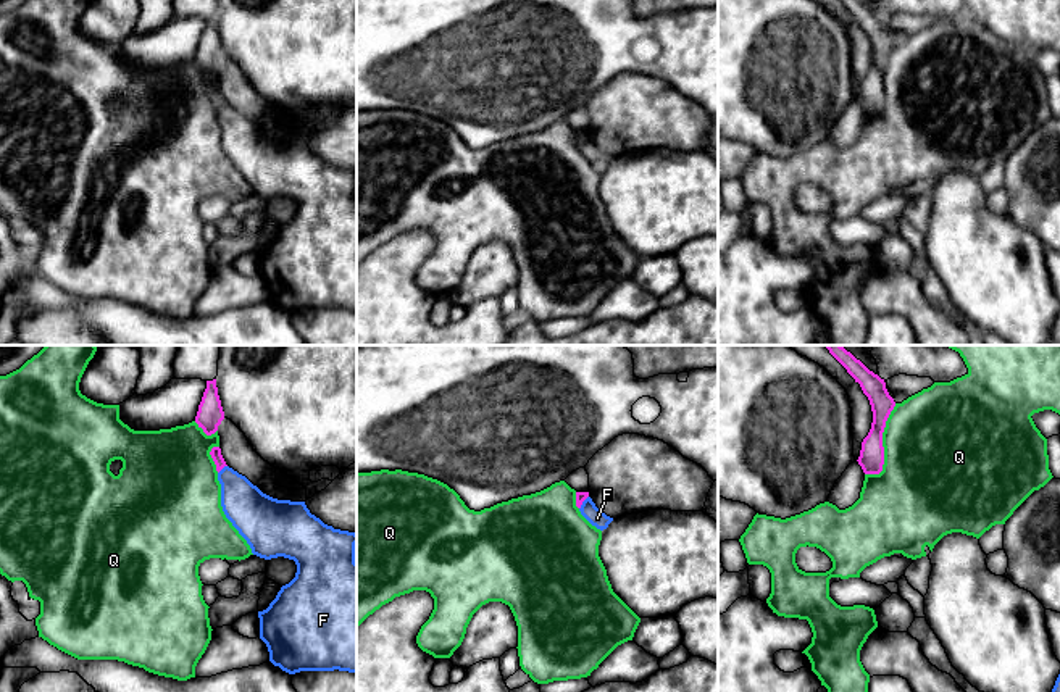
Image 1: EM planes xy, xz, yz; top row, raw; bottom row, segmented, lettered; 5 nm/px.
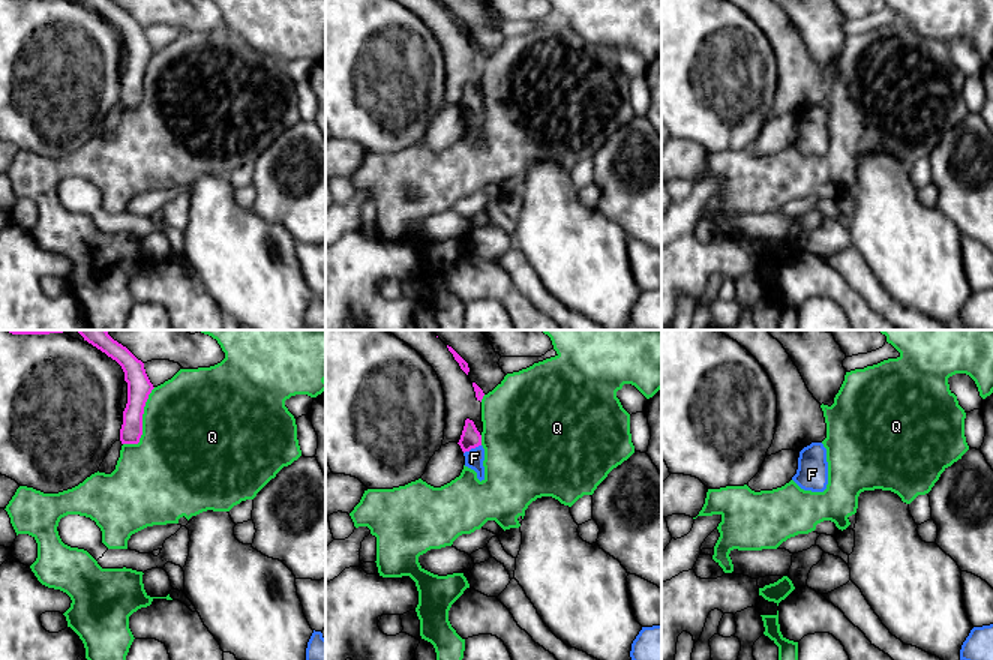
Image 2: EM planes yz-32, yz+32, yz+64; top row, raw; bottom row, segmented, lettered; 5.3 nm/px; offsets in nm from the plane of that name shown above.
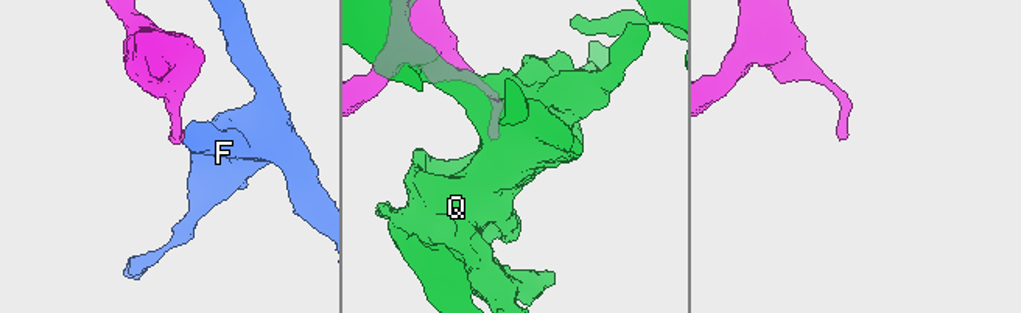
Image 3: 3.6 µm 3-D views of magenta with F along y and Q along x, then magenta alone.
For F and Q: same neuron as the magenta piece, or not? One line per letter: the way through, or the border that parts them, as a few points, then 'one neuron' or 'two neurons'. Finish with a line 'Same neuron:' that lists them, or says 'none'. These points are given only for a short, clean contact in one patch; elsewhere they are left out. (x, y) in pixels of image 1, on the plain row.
F: border xy (226, 104), (218, 112); two neurons
Q: border yz (896, 42), (883, 71), (883, 107), (878, 112), (865, 113); two neurons
Same neuron: none

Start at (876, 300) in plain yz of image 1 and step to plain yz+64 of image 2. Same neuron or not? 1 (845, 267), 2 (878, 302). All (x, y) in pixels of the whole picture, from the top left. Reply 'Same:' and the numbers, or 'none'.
Same: none

